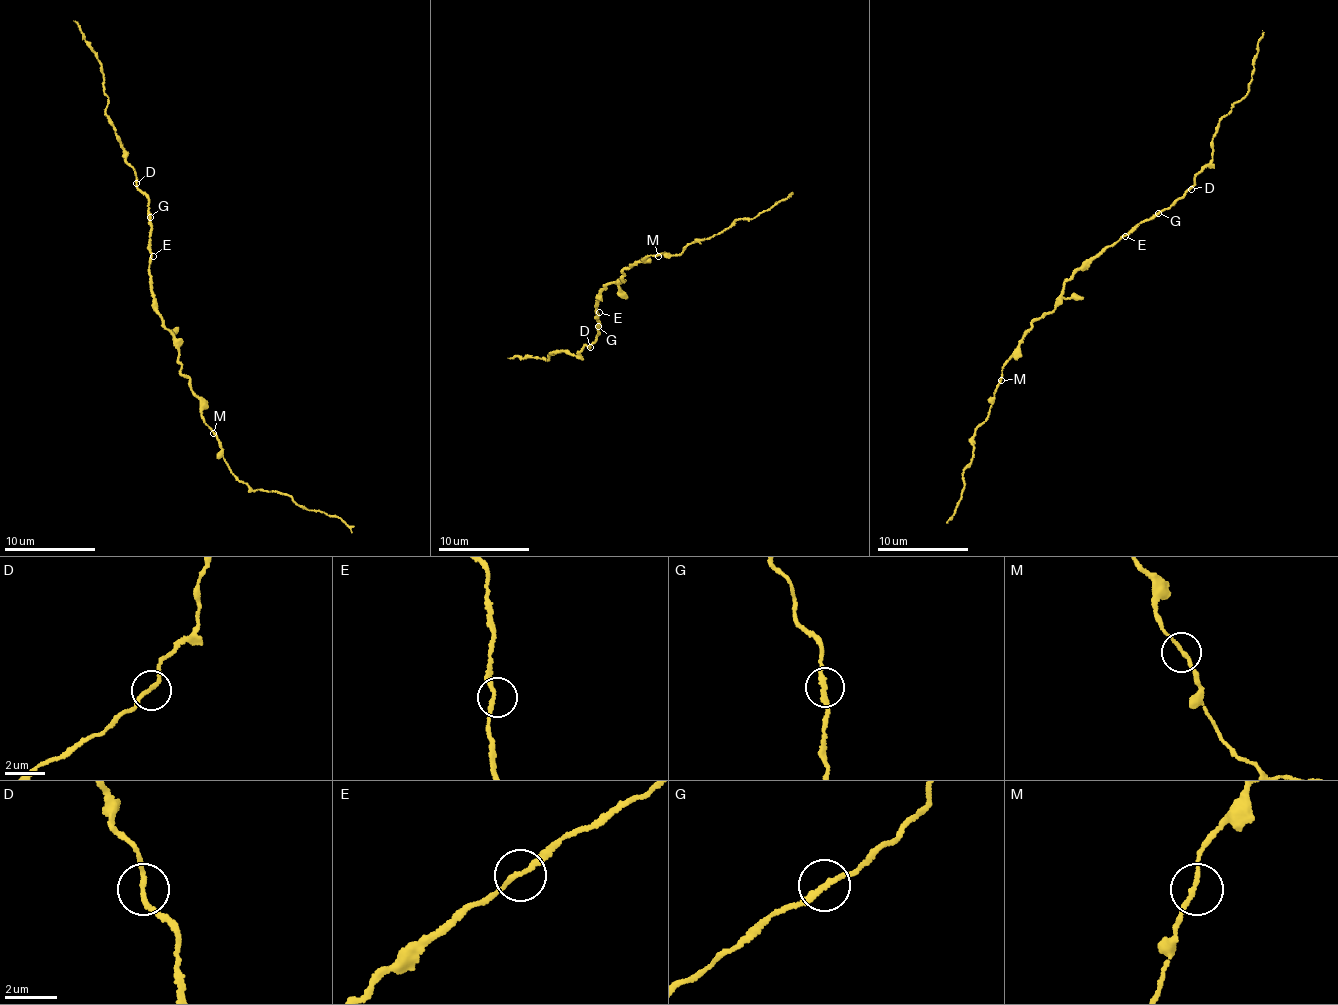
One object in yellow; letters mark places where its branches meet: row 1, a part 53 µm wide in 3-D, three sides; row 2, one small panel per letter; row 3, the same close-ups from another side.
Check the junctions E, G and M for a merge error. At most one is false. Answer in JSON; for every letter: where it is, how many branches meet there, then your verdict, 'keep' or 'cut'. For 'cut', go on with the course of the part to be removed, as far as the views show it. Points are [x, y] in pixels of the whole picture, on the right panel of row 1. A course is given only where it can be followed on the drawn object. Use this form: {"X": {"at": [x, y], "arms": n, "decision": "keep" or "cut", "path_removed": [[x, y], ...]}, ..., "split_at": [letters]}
{"E": {"at": [1125, 236], "arms": 2, "decision": "keep"}, "G": {"at": [1158, 213], "arms": 2, "decision": "keep"}, "M": {"at": [1001, 380], "arms": 2, "decision": "keep"}, "split_at": []}

